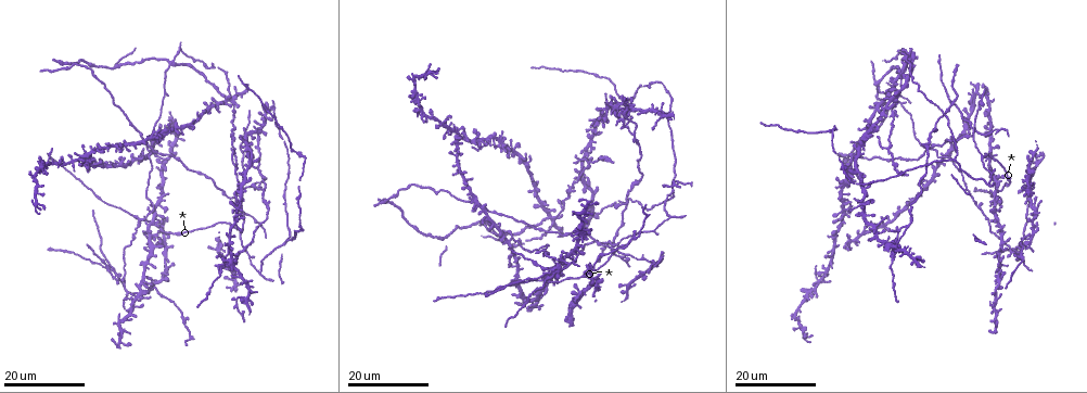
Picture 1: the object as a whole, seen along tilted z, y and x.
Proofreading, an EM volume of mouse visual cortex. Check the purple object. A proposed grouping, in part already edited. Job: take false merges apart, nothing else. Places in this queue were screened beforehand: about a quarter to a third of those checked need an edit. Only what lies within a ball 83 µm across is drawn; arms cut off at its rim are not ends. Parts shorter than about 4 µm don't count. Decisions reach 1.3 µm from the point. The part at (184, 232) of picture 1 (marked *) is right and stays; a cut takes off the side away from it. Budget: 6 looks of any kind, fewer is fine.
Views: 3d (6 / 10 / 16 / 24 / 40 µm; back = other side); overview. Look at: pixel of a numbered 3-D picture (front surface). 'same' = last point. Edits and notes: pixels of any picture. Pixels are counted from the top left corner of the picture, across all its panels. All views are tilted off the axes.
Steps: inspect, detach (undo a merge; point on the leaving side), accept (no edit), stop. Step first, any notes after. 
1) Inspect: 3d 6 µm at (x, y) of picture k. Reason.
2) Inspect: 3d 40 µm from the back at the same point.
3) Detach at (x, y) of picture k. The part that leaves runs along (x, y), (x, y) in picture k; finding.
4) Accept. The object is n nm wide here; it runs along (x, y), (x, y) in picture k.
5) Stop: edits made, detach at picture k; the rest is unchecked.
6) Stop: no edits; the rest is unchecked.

Inspect: 3d 24 µm at (973, 123) of picture 1. Small branch off a trunk.

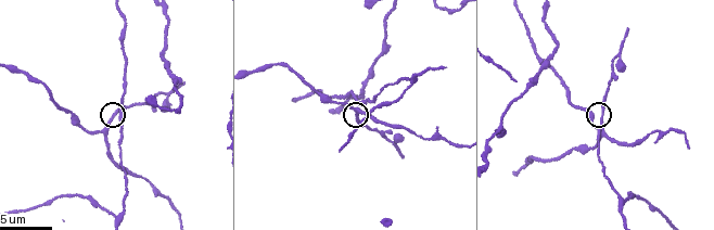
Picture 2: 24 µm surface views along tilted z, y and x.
Inspect: 3d 10 µm at (601, 122) of picture 2.

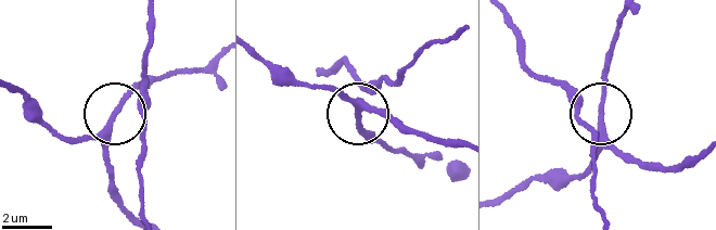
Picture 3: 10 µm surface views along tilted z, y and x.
Accept. The object is 180 nm wide here; it runs along (458, 30), (372, 89), (355, 118), (373, 142) in picture 3; all the same neuron.

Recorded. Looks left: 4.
Inspect: 3d 24 µm at (165, 230) of picture 1.

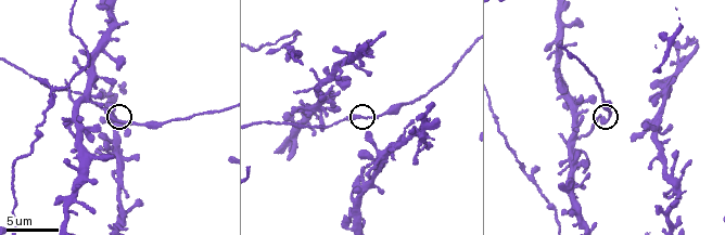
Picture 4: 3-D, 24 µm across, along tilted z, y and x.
Inspect: 3d 10 µm at (359, 117) of picture 4. Closer look.

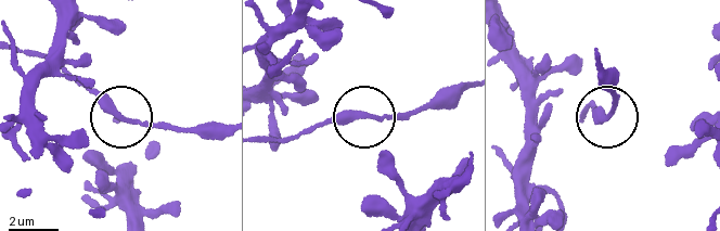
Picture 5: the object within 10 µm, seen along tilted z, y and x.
Inspect: 3d 6 µm at (605, 116) of picture 5. Closer look.

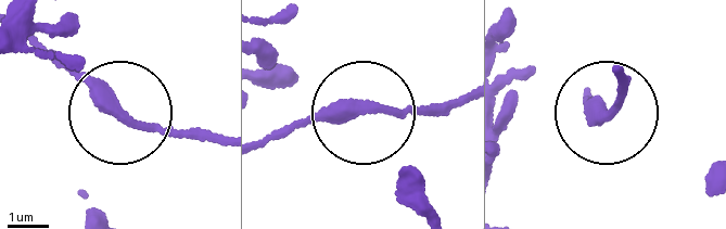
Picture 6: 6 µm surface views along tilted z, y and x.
Accept. The side arm is 39 µm long; it runs along (463, 93), (400, 114), (321, 114), (266, 140) in picture 6; one neuron here.

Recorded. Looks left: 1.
Stop: no edits; the rest is unchecked.

